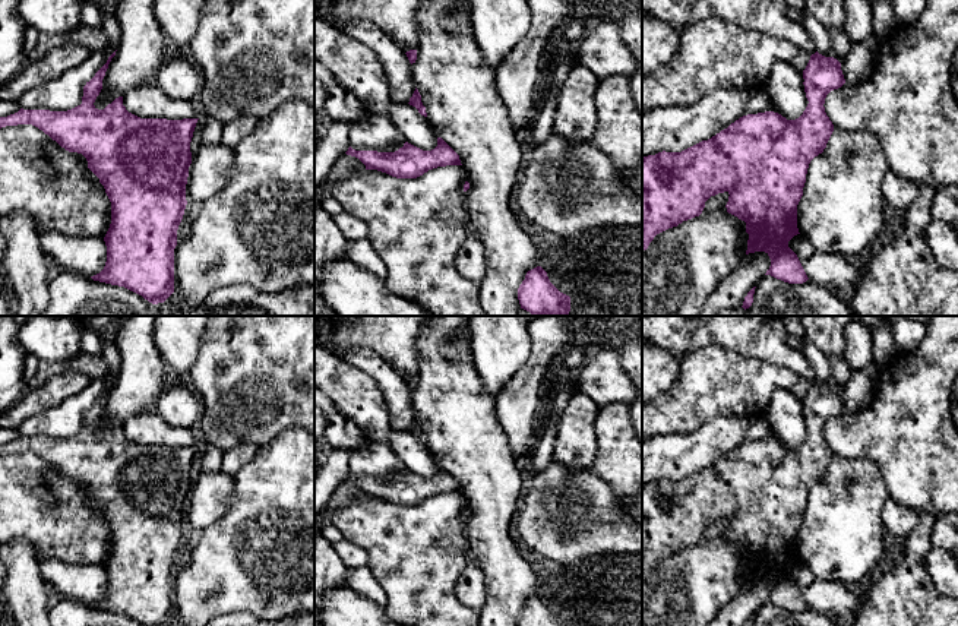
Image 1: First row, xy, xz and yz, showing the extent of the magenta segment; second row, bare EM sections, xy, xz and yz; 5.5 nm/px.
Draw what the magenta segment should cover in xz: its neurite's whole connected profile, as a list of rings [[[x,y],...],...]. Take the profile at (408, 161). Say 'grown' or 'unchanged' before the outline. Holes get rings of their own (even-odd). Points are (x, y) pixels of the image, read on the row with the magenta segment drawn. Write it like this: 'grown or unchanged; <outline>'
unchanged; [[[437,137],[437,146],[431,151],[405,142],[395,152],[355,151],[350,146],[345,154],[358,158],[366,170],[377,170],[396,178],[417,178],[437,167],[462,165],[459,155],[442,137]]]

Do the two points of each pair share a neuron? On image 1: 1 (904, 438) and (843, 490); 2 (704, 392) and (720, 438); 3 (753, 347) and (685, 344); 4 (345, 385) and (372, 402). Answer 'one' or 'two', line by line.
1: two
2: two
3: one
4: one

